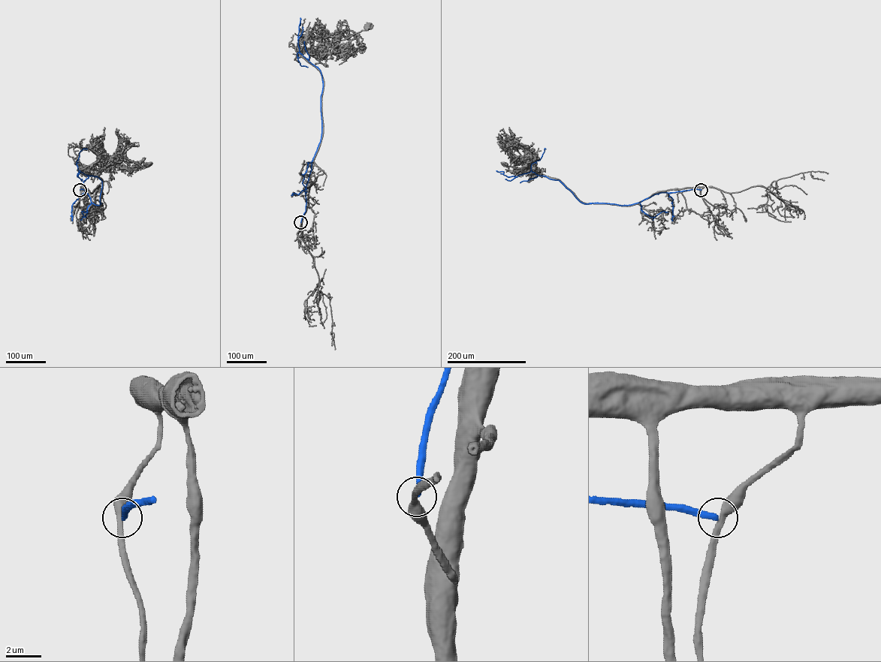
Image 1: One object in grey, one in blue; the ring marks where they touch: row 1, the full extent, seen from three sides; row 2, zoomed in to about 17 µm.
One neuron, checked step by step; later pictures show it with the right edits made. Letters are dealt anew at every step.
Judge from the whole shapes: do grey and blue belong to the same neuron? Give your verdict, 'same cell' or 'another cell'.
another cell

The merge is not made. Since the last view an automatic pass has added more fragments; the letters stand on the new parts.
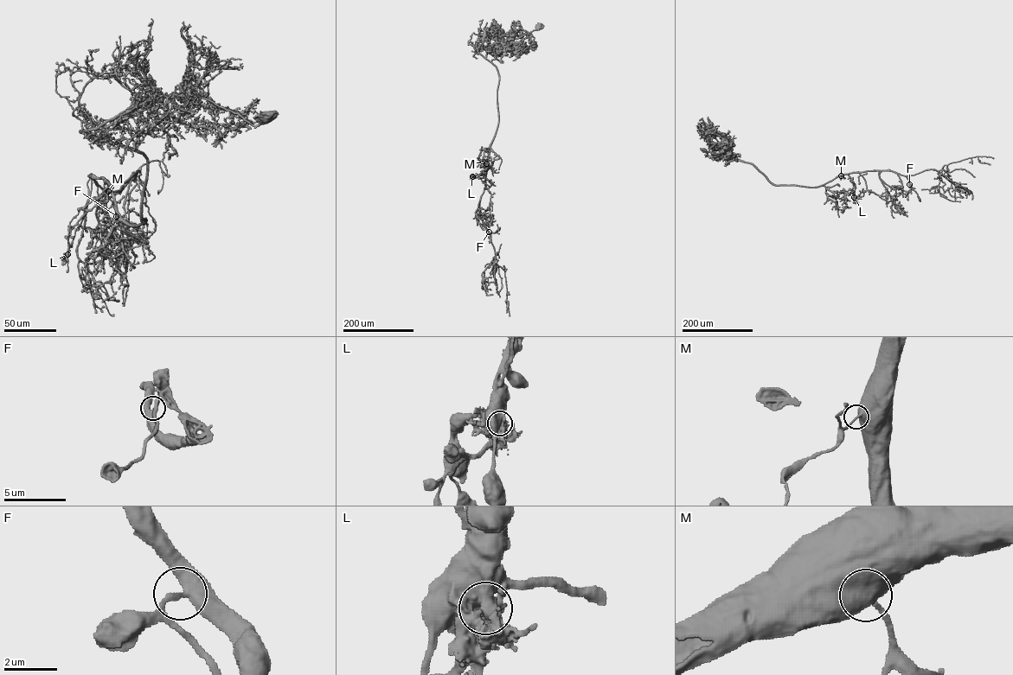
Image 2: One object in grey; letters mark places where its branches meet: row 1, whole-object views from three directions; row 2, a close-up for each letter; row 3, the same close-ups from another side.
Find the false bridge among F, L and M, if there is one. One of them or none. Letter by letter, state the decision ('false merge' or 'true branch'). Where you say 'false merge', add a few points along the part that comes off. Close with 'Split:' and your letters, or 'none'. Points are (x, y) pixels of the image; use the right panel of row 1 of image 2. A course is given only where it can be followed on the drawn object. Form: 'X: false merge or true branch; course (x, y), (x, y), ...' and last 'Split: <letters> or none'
F: true branch
L: false merge; course (854, 197), (850, 178)
M: true branch
Split: L

